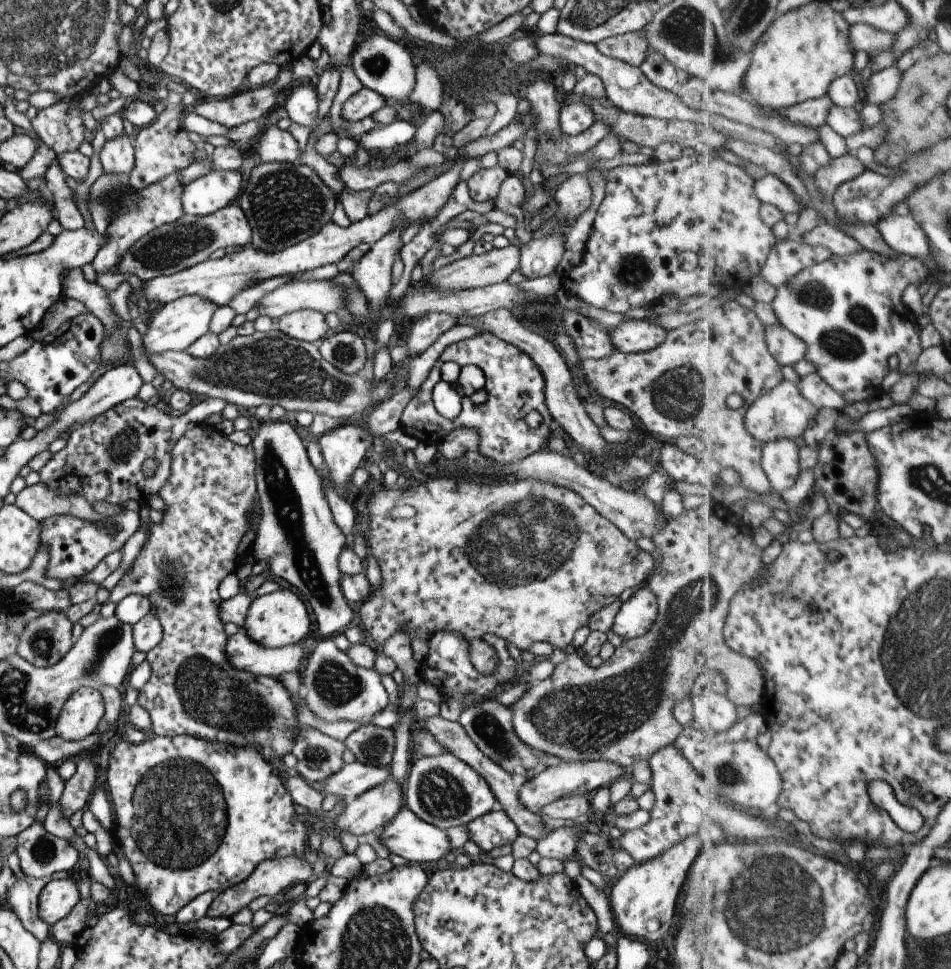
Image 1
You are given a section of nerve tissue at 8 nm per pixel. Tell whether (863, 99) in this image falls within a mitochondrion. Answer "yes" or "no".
no

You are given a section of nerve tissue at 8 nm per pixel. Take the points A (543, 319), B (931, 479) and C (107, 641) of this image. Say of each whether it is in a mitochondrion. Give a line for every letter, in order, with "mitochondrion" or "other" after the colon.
A: other
B: mitochondrion
C: mitochondrion

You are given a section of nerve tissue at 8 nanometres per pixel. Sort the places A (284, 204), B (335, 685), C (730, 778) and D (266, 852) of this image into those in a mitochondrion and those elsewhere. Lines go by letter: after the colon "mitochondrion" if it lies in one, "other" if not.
A: mitochondrion
B: mitochondrion
C: mitochondrion
D: other

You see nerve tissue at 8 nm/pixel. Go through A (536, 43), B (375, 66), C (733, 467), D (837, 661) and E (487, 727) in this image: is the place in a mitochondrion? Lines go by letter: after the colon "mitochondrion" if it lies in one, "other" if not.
A: other
B: mitochondrion
C: other
D: other
E: mitochondrion

